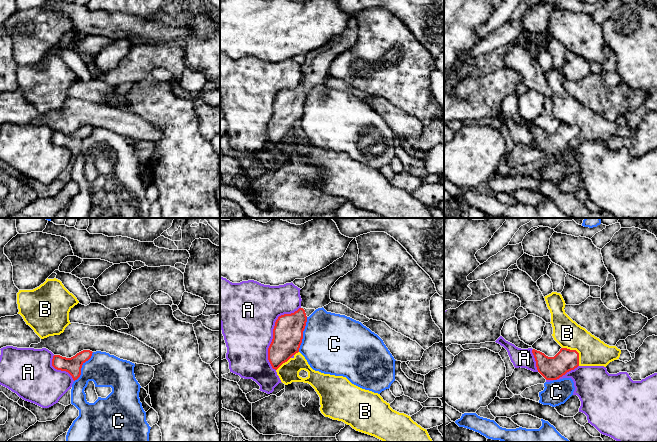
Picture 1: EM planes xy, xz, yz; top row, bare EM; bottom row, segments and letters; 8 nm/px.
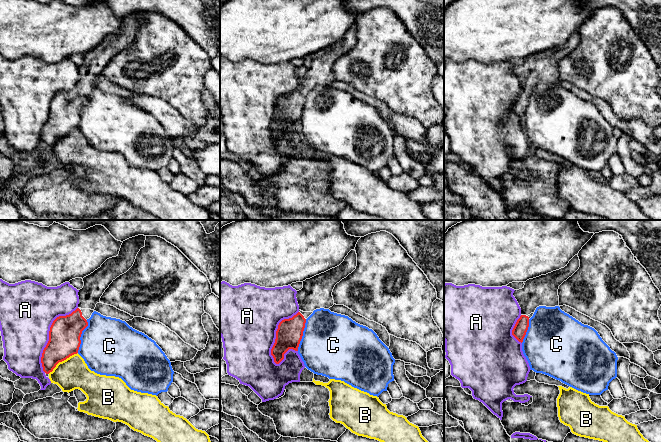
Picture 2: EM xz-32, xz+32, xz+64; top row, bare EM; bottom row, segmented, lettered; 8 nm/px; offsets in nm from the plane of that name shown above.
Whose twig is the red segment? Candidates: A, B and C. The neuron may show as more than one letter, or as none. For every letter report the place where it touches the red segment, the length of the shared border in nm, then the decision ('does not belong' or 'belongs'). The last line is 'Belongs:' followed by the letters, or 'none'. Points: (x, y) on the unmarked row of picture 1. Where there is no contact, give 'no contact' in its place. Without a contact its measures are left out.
A: xz (273, 109) | 550 nm | does not belong
B: yz (576, 127) | 200 nm | does not belong
C: xz (302, 110) | 280 nm | does not belong
Belongs: none

